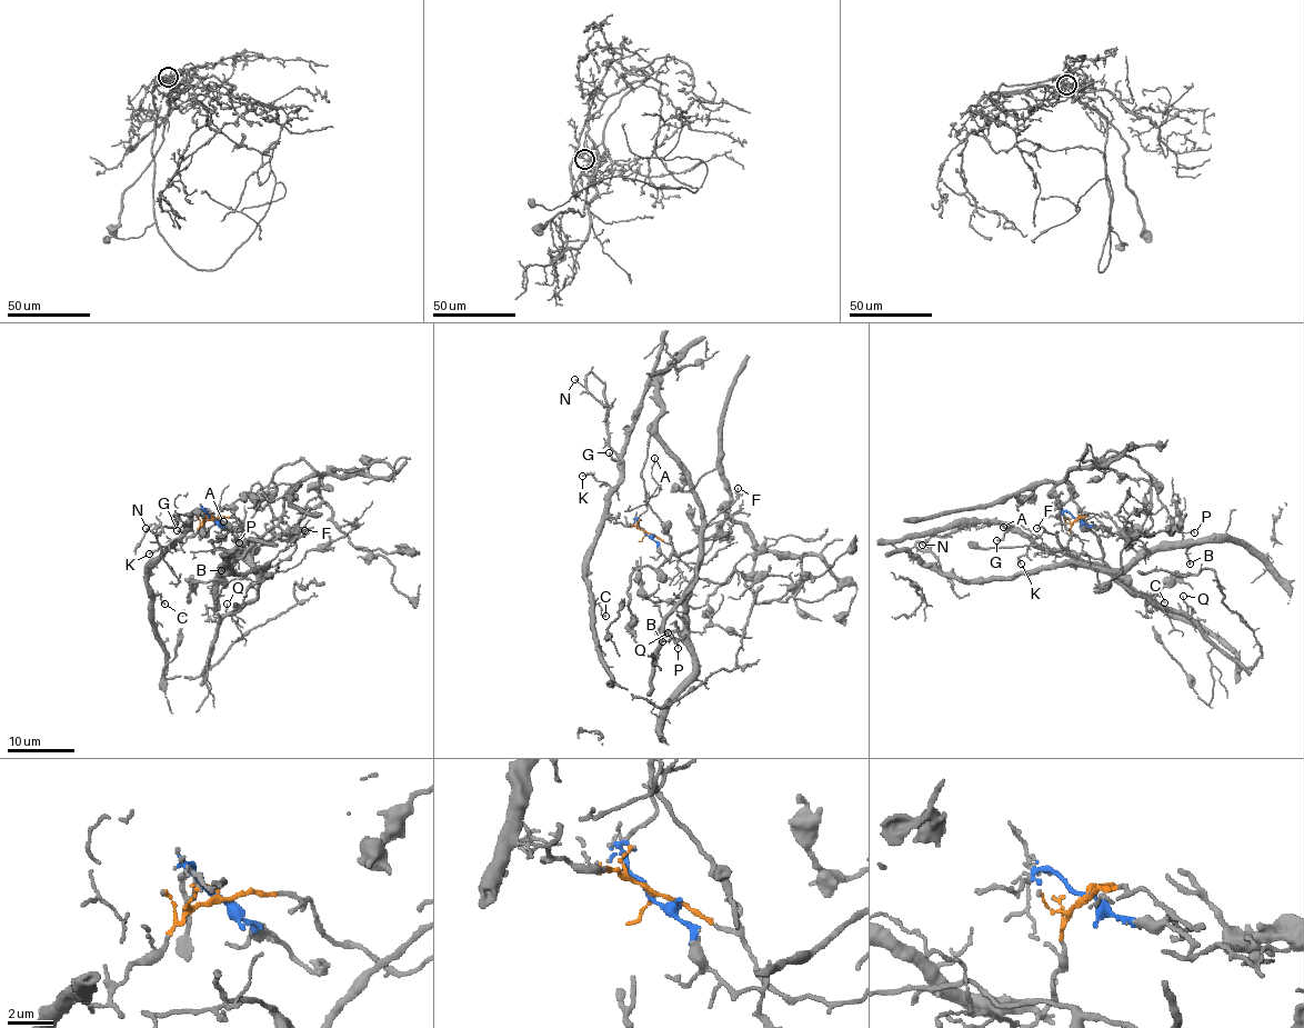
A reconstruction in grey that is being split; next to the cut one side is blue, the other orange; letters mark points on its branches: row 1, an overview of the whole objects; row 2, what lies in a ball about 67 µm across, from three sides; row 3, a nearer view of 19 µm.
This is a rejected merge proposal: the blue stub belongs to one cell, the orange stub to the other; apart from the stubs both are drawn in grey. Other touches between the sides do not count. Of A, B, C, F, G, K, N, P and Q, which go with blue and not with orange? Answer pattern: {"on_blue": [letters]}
{"on_blue": ["B", "F", "P", "Q"]}

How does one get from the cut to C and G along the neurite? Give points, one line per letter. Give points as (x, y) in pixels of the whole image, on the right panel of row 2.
C: (1076, 518), (1070, 528), (1064, 554), (1107, 572), (1116, 572), (1133, 589), (1159, 595), (1165, 602)
G: (1076, 518), (1070, 528), (1064, 554), (1035, 548), (1020, 532), (1007, 531), (997, 540)

